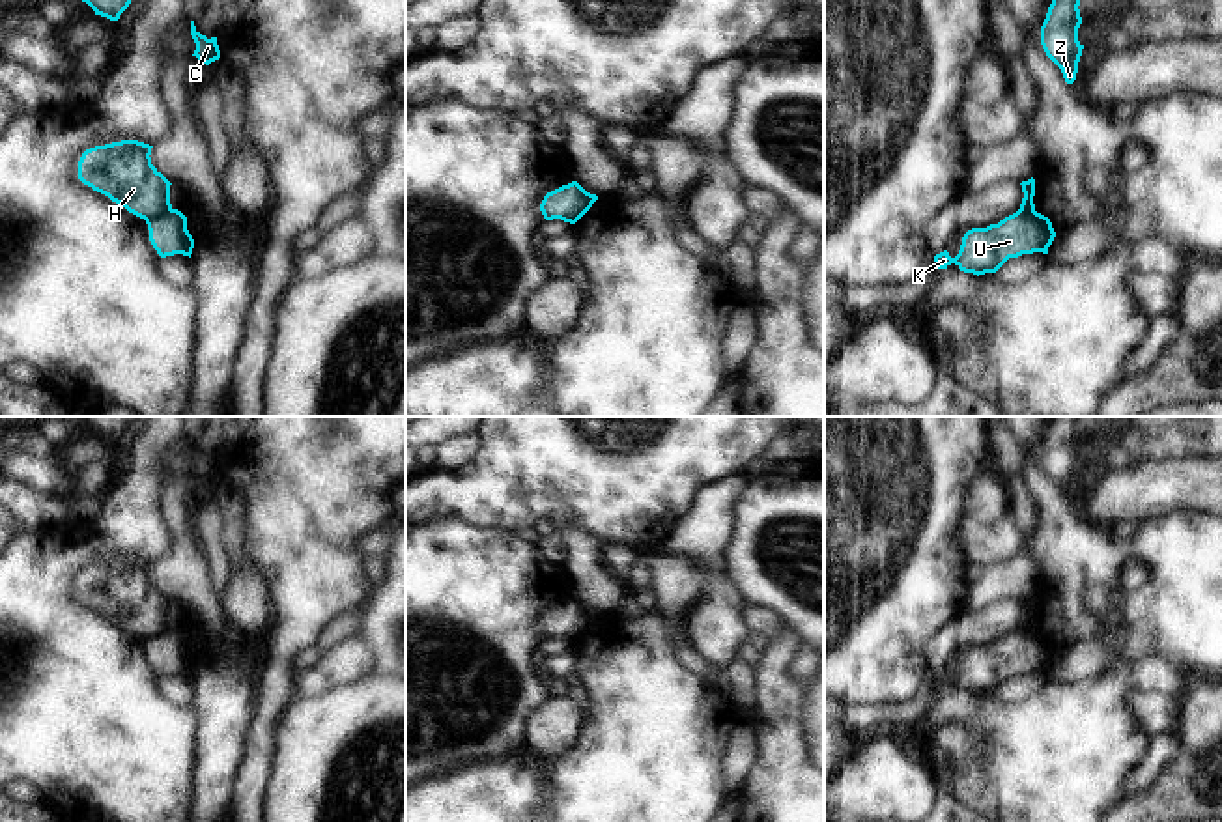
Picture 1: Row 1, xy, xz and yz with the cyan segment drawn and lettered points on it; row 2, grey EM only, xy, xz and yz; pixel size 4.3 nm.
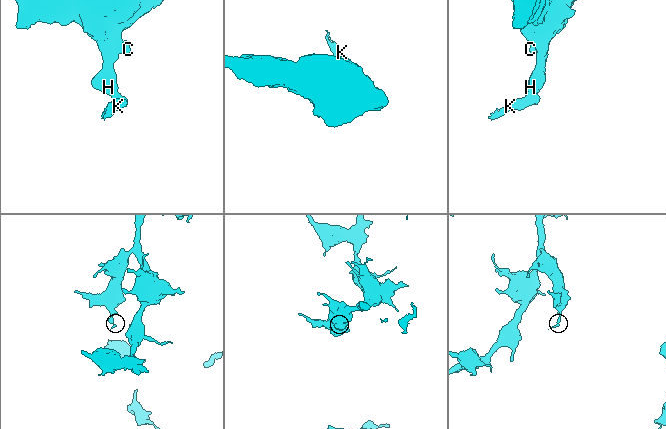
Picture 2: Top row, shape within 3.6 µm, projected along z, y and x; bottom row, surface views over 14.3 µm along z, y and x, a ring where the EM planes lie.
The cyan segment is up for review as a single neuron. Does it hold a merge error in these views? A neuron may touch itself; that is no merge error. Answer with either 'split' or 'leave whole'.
split

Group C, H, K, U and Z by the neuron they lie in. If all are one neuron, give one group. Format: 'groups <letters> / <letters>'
groups C H Z / K U

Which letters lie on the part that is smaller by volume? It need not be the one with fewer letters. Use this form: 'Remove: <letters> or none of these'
Remove: K, U

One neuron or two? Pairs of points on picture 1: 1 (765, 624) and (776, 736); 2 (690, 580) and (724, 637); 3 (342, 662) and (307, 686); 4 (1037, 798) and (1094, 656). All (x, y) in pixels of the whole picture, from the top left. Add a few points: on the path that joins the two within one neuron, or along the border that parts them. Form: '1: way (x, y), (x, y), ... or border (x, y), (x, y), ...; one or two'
1: border (787, 624), (770, 641); two
2: border (684, 559), (707, 576), (692, 643); two
3: way (333, 669), (316, 680); one
4: border (1101, 671), (1088, 679), (1056, 680), (1049, 677); two

